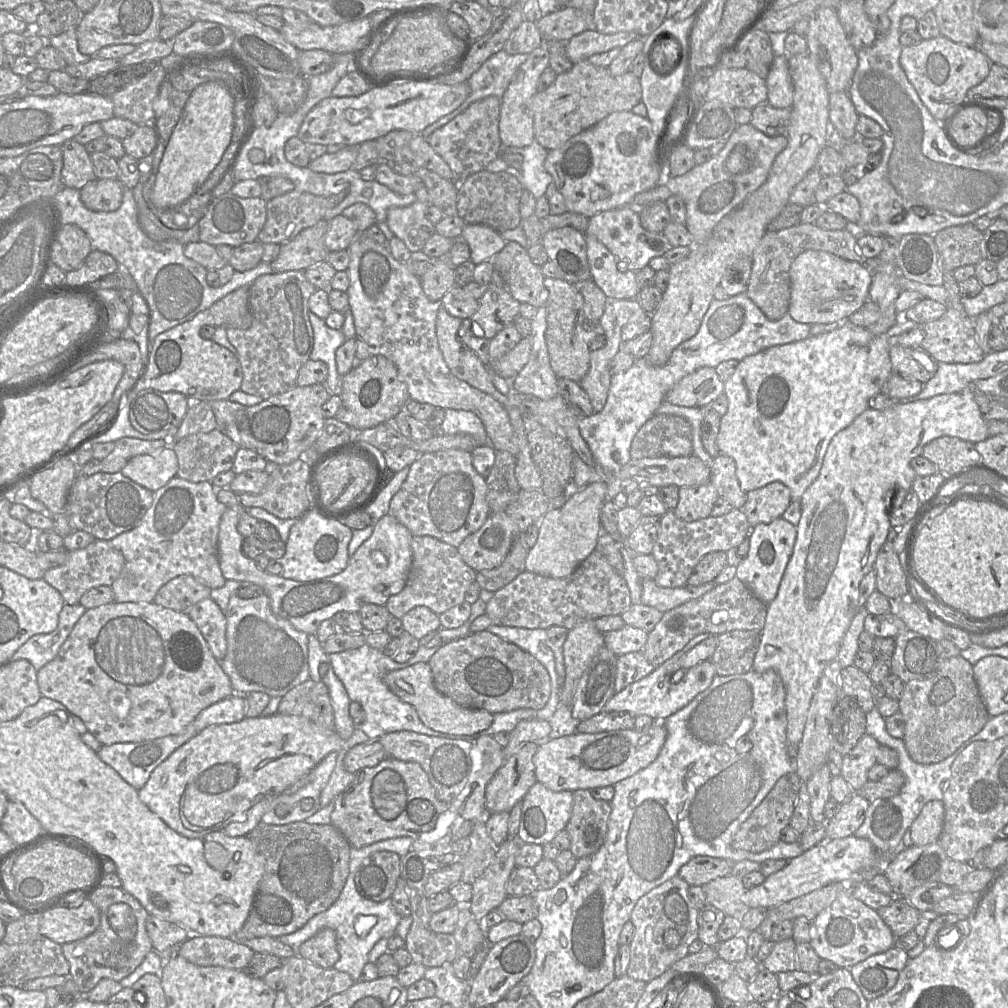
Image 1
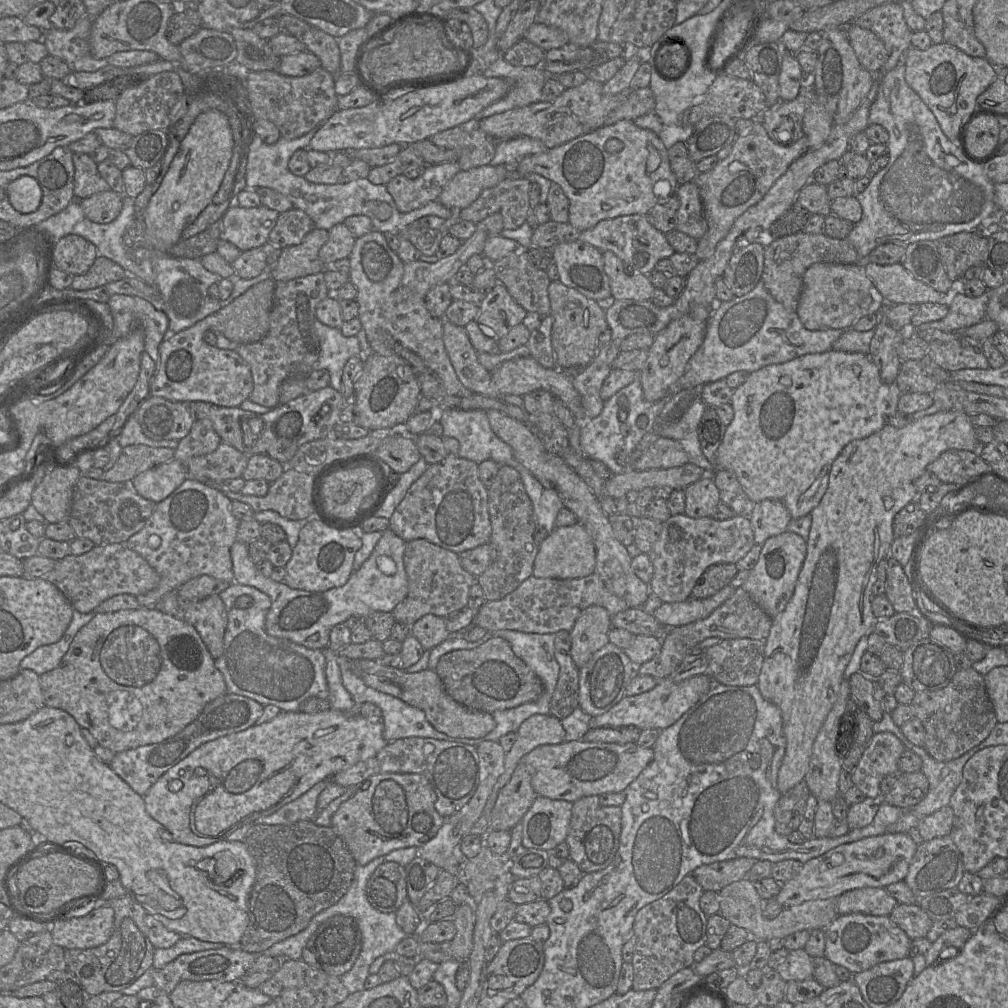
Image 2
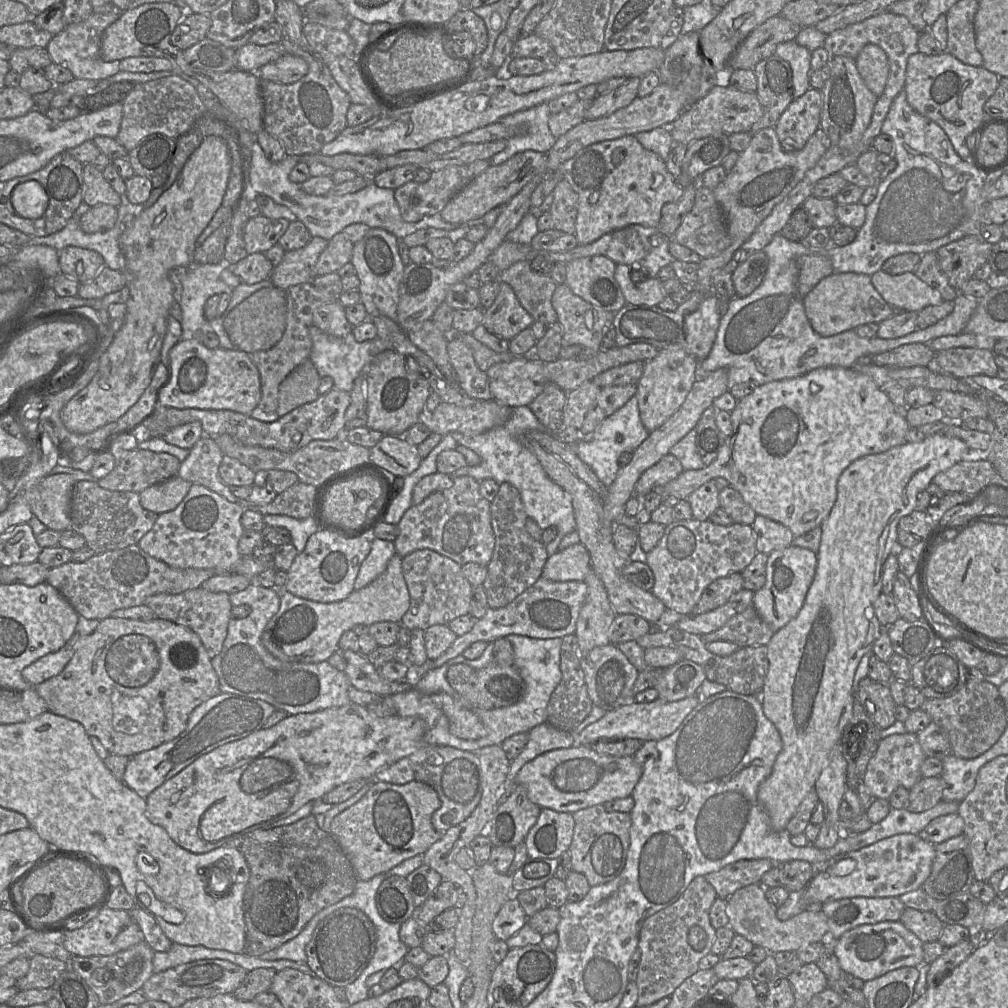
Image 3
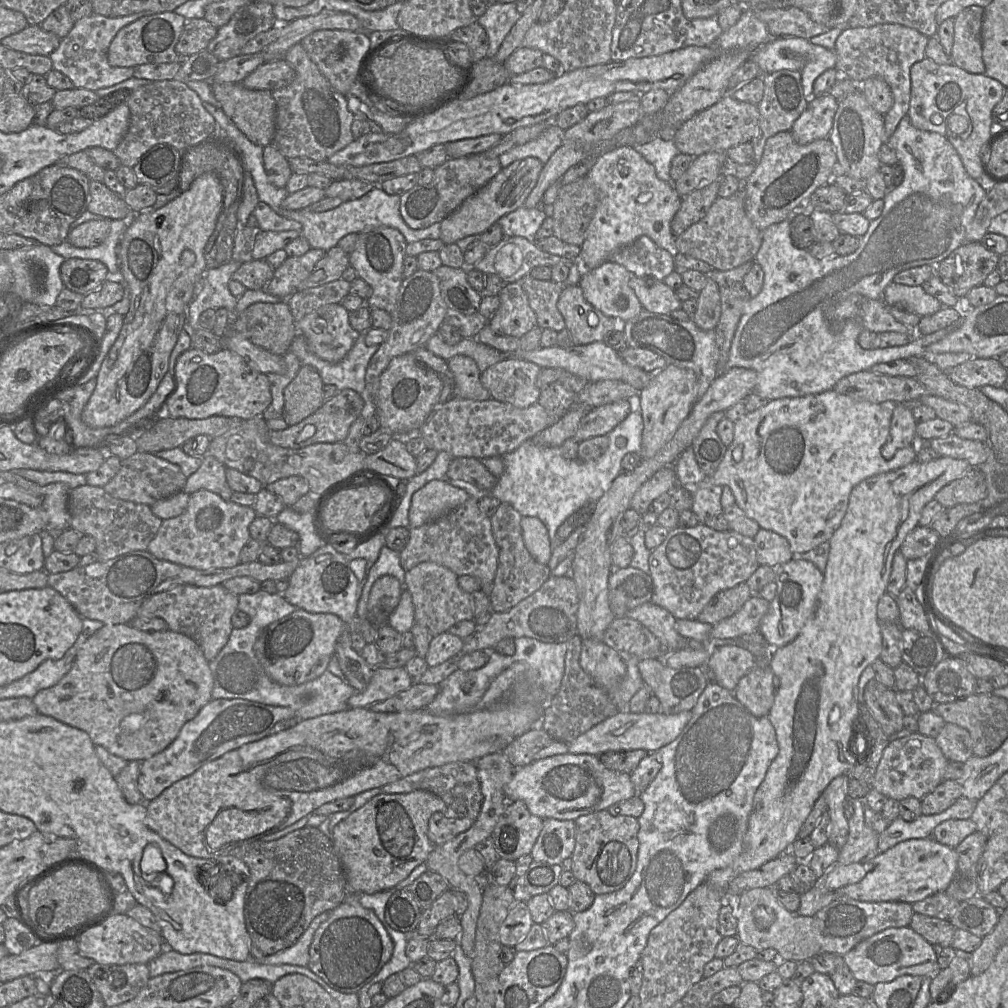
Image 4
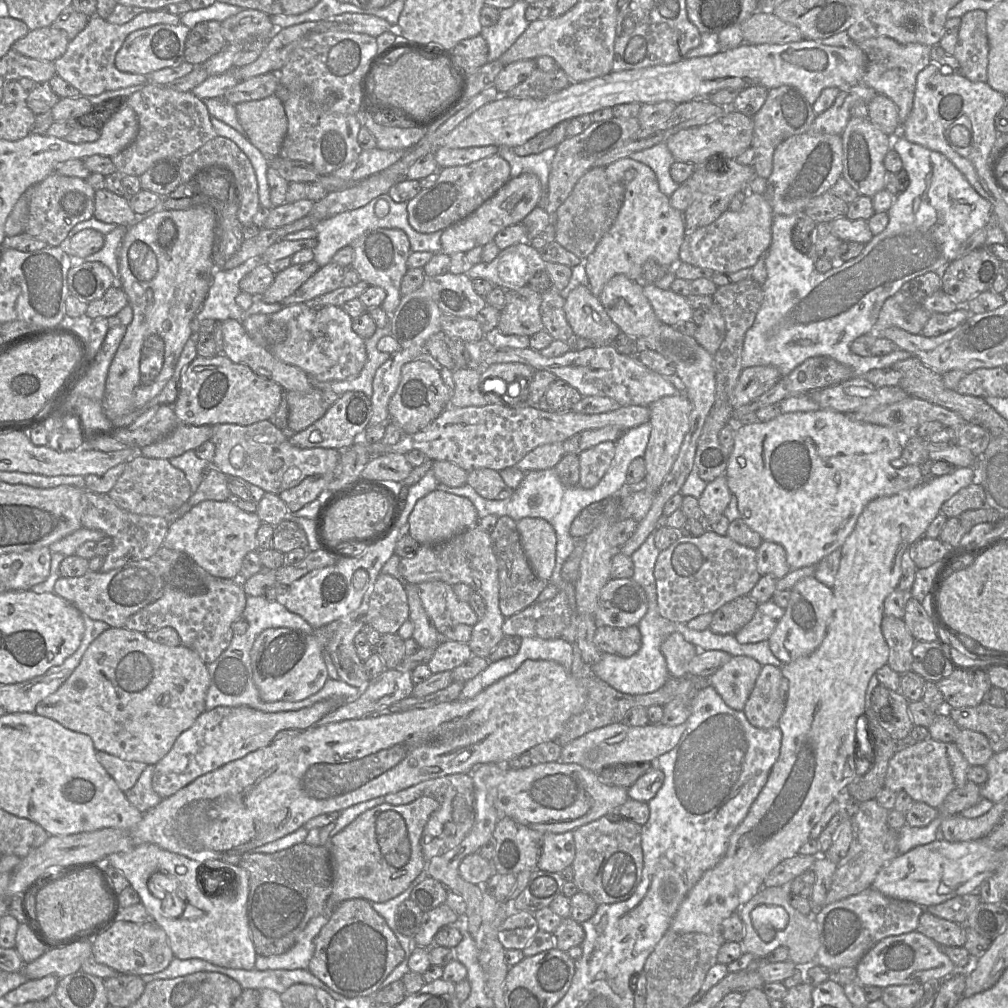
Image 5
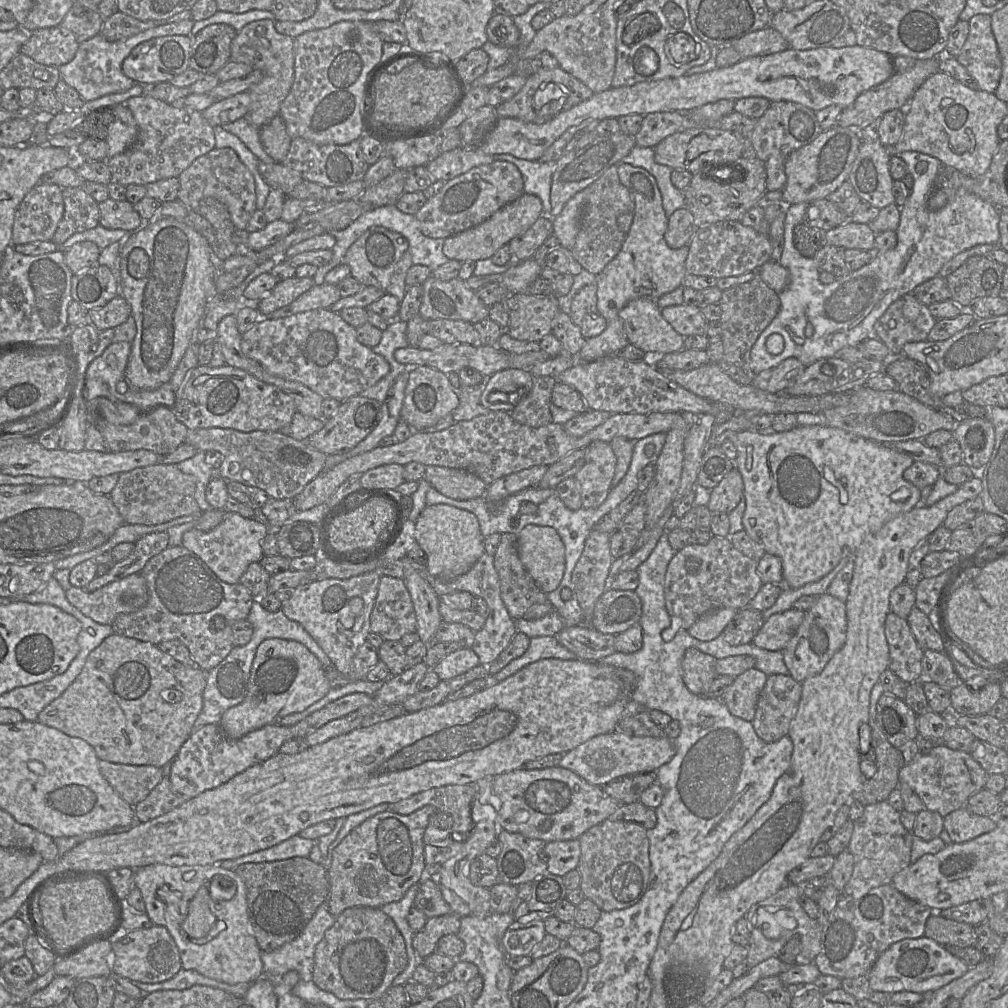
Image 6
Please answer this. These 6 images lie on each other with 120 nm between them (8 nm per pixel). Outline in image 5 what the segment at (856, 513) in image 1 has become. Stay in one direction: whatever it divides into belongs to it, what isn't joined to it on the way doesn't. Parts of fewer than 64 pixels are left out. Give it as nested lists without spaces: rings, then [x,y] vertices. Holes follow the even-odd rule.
[[[976,466],[957,467],[950,474],[930,476],[912,489],[878,497],[864,508],[854,530],[840,548],[841,561],[832,588],[834,610],[822,643],[810,655],[781,666],[781,672],[788,681],[788,693],[784,712],[777,725],[782,732],[780,755],[747,816],[730,836],[724,857],[707,870],[688,892],[671,920],[670,930],[708,935],[722,932],[723,920],[736,913],[764,887],[765,877],[775,866],[798,854],[800,847],[810,839],[812,828],[827,806],[842,798],[846,786],[857,778],[857,718],[865,711],[865,693],[869,680],[879,668],[887,664],[889,658],[889,647],[881,630],[884,600],[898,586],[904,552],[924,537],[942,504],[975,481]]]

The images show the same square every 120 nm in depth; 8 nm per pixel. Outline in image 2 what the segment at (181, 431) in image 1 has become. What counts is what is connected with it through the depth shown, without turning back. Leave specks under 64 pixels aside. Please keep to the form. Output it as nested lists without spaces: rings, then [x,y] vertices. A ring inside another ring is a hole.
[[[196,419],[188,435],[178,441],[174,458],[185,467],[189,459],[212,453],[221,442],[210,421]]]

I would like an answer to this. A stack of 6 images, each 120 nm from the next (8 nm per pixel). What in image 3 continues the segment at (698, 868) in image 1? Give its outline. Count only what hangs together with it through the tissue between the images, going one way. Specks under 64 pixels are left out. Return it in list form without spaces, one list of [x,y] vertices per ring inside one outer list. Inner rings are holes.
[[[770,859],[739,860],[704,877],[718,897],[727,899],[740,888],[760,883],[761,877],[775,865]]]

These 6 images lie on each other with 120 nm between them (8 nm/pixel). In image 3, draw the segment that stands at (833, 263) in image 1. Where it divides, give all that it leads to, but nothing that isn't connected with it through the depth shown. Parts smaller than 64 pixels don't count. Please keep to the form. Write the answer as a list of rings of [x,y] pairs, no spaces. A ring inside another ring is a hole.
[[[833,272],[824,277],[803,297],[803,303],[813,330],[823,337],[855,330],[868,323],[879,324],[895,313],[895,309],[877,292],[871,277],[854,272]]]

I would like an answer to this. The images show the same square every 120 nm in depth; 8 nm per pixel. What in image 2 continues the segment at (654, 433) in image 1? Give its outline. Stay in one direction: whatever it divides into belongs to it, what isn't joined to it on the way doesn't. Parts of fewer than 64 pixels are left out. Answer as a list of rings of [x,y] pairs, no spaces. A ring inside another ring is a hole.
[[[659,437],[635,461],[634,470],[669,469],[689,463],[689,458],[682,445],[673,439]]]

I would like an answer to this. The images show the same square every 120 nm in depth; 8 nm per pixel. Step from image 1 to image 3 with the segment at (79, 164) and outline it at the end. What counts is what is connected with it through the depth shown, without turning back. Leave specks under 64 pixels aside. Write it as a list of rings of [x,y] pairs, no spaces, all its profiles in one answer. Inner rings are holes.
[[[92,164],[83,165],[84,194],[83,201],[90,207],[107,204],[118,208],[120,195],[104,179],[102,172]]]

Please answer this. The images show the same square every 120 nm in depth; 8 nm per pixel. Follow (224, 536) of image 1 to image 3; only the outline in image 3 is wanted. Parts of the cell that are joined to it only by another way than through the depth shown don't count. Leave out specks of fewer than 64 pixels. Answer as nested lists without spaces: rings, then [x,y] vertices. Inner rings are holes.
[[[395,554],[389,560],[385,571],[367,586],[353,590],[344,600],[320,603],[297,597],[288,591],[280,591],[280,607],[270,619],[262,633],[262,644],[275,658],[288,662],[319,663],[327,661],[339,650],[338,644],[342,634],[357,625],[370,626],[377,622],[400,623],[410,607],[410,595],[402,573],[402,557]]]

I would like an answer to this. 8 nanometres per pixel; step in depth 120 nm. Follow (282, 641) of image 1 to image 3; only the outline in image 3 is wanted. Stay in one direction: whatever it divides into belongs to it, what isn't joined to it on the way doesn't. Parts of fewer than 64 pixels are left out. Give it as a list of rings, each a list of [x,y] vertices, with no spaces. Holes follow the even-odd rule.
[[[251,579],[252,583],[243,591],[229,595],[232,607],[248,605],[251,613],[246,618],[231,618],[228,632],[221,652],[211,659],[212,666],[218,676],[220,692],[231,693],[249,698],[260,699],[283,710],[288,715],[312,713],[319,710],[341,707],[351,703],[349,698],[350,681],[345,672],[339,671],[328,661],[319,663],[288,662],[275,658],[262,644],[262,633],[270,619],[280,607],[280,591],[276,588],[265,588]]]

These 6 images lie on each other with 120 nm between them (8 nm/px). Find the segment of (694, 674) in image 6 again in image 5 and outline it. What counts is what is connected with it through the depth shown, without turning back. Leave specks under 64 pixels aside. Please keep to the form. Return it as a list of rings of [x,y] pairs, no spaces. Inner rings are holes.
[[[674,632],[663,641],[661,651],[671,677],[683,678],[689,675],[688,665],[699,650],[680,633]]]

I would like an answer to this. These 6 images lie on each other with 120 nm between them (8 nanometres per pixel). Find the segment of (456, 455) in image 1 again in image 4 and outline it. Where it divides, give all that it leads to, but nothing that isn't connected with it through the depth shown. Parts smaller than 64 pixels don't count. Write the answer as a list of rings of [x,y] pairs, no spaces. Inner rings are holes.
[[[469,496],[462,505],[442,517],[408,529],[409,542],[399,553],[400,564],[405,571],[422,562],[433,562],[457,576],[475,577],[480,582],[481,590],[490,596],[497,571],[498,547],[492,534],[491,519],[480,510],[478,499]]]

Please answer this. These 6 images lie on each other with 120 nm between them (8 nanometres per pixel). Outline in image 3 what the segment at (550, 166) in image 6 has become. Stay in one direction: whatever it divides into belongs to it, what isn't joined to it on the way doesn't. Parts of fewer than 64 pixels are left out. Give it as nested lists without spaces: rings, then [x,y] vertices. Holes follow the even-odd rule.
[[[547,103],[521,110],[499,120],[506,126],[524,126],[523,133],[507,140],[506,147],[491,159],[491,165],[500,165],[517,153],[532,150],[547,154],[557,139],[549,129],[550,110]]]

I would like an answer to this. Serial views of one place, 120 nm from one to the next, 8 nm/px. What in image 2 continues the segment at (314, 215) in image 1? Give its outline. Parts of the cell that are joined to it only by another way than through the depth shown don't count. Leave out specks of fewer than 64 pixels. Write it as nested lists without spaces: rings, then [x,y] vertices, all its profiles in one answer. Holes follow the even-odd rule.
[[[293,207],[279,213],[277,222],[269,234],[268,242],[280,248],[297,245],[315,228],[314,222],[304,211]]]

